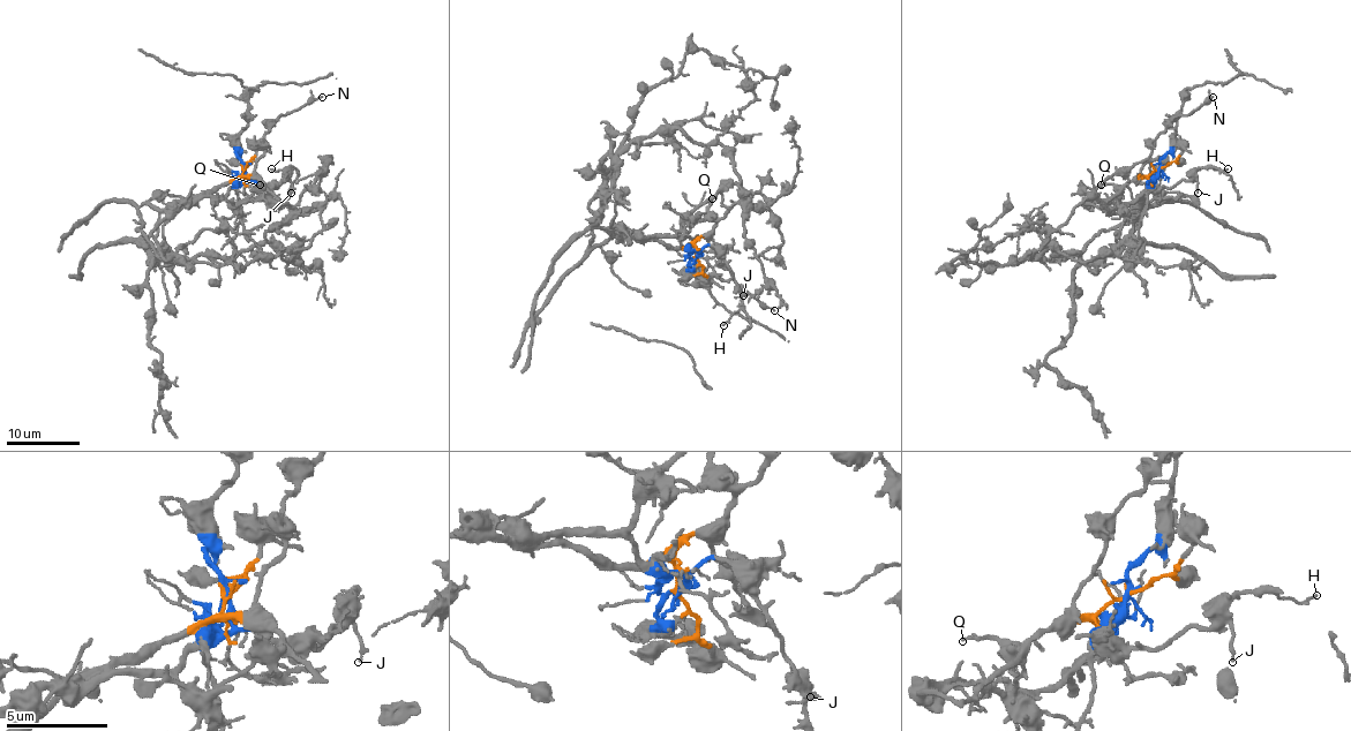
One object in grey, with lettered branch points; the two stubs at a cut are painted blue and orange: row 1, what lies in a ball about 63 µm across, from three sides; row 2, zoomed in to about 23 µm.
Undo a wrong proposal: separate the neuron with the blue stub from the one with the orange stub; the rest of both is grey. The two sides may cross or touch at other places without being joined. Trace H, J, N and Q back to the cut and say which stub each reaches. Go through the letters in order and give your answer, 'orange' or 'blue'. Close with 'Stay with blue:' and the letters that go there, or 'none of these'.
H: blue
J: blue
N: orange
Q: orange
Stay with blue: H, J

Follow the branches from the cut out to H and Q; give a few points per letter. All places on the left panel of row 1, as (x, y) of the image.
H: (244, 167), (245, 176), (276, 187), (285, 180), (289, 167), (270, 170)
Q: (244, 167), (244, 176), (254, 176), (263, 183), (261, 187), (256, 183), (260, 186)

